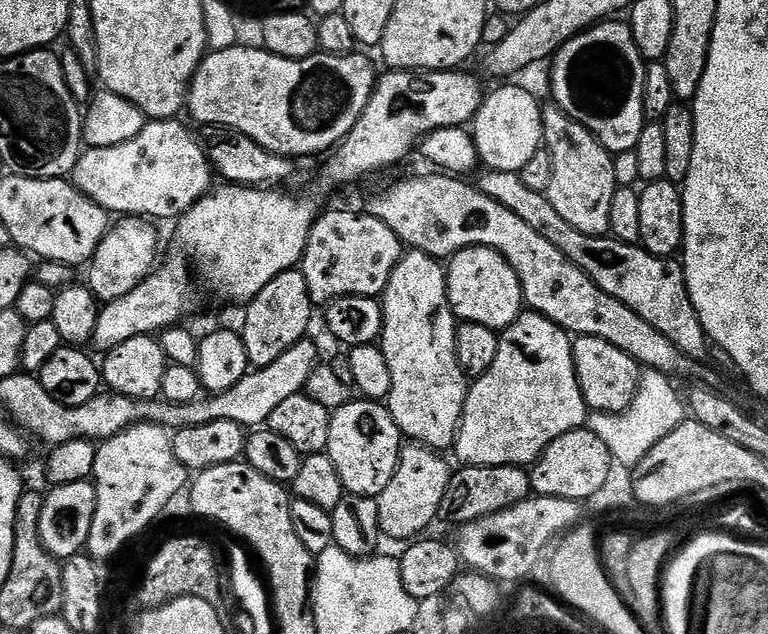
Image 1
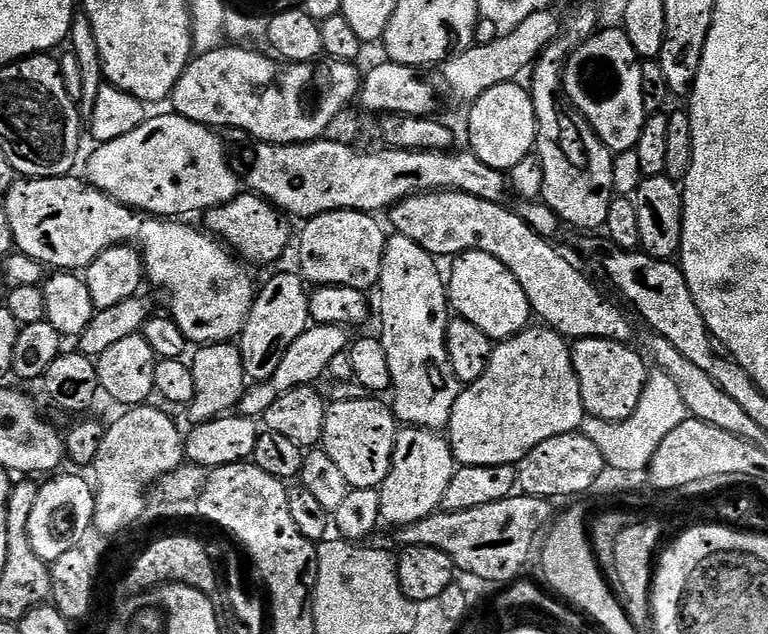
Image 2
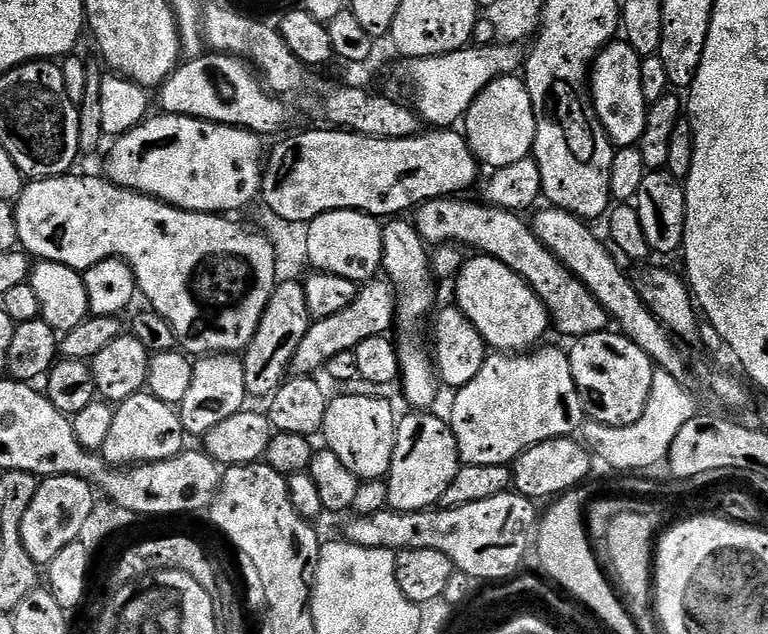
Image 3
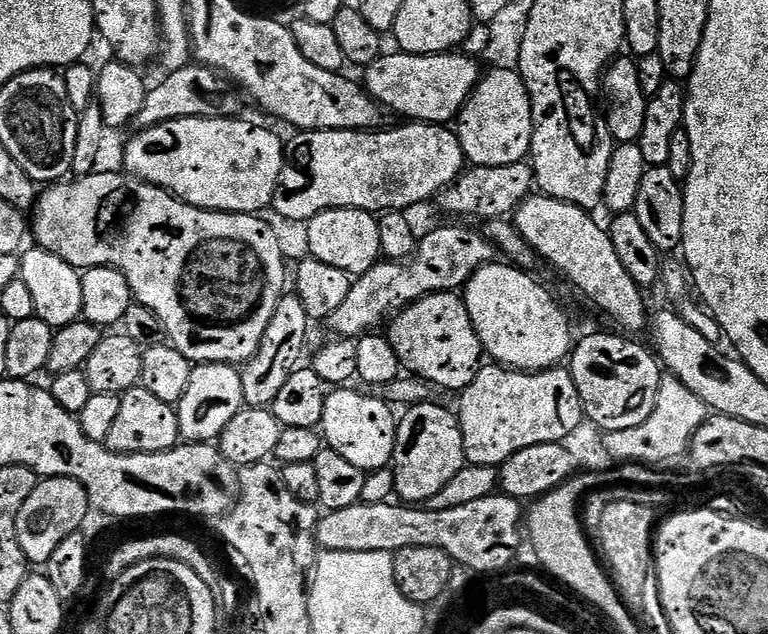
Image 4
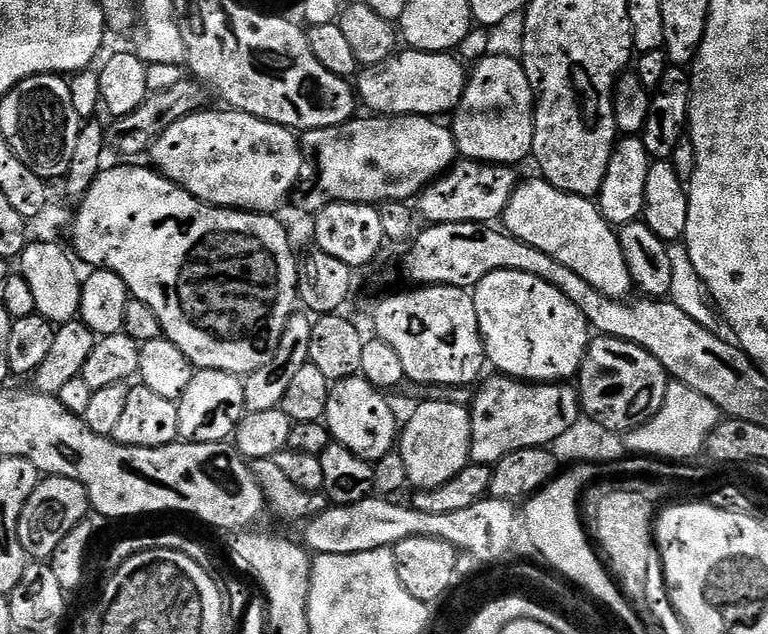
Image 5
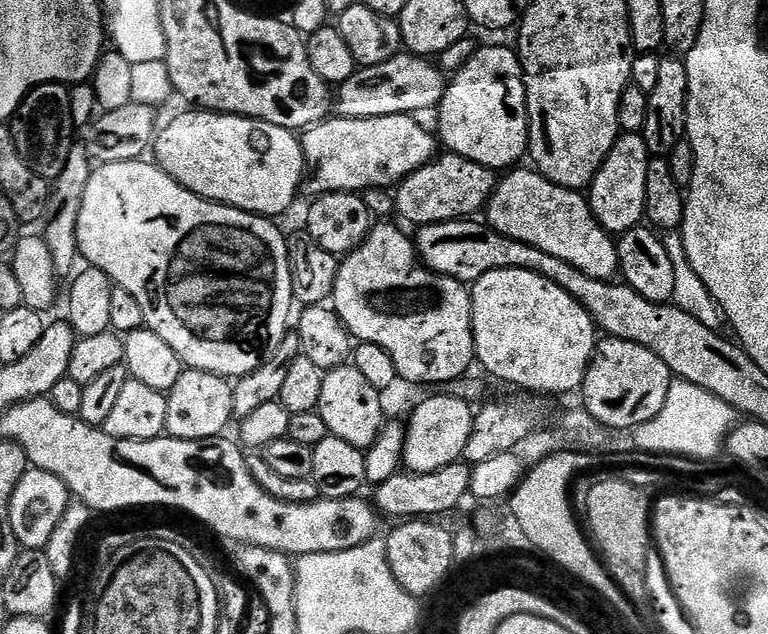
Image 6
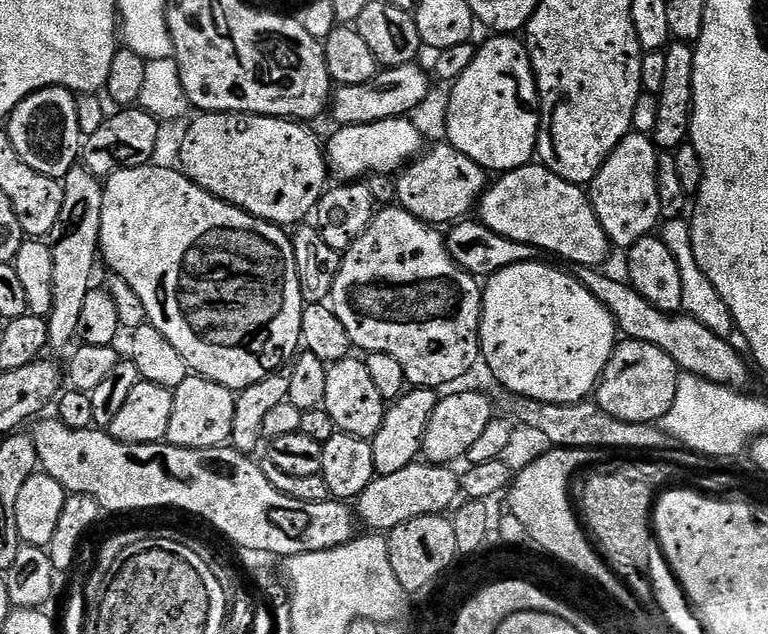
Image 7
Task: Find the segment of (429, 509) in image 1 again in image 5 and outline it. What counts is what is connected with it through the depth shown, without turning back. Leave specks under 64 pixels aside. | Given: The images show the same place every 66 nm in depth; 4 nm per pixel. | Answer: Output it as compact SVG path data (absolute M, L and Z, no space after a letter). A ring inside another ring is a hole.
M447 402L417 403L398 436L398 451L406 466L408 484L416 490L437 488L472 460L472 414L467 407Z

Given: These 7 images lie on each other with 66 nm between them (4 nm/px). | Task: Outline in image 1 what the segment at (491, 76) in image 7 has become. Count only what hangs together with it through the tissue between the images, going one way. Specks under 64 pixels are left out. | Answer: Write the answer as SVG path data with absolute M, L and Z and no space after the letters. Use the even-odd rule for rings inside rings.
M508 82L505 88L489 91L480 103L475 120L470 124L480 164L493 172L520 173L544 143L542 104L536 101L534 93L512 83L516 82Z

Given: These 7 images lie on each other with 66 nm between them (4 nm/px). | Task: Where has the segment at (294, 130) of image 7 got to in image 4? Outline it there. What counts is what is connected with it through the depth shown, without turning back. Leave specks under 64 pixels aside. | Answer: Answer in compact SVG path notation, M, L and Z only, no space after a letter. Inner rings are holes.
M219 114L187 116L137 131L137 136L124 148L123 171L146 184L164 188L182 202L195 208L205 208L208 212L263 213L263 208L272 208L276 189L280 187L280 177L284 175L286 144L285 141L284 144L280 141L278 133L271 132L260 124L240 119Z

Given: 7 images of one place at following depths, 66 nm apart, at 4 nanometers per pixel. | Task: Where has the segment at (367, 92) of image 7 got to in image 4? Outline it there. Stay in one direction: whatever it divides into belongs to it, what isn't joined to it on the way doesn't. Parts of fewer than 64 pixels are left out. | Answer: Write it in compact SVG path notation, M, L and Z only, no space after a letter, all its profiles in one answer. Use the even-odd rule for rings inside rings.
M393 51L393 56L382 54L374 63L367 65L368 72L362 77L366 85L368 95L380 105L381 109L397 112L412 122L422 124L451 125L459 117L464 103L480 83L482 68L479 68L477 61L471 56L453 54L452 52L438 52L434 56L415 56L409 52Z

